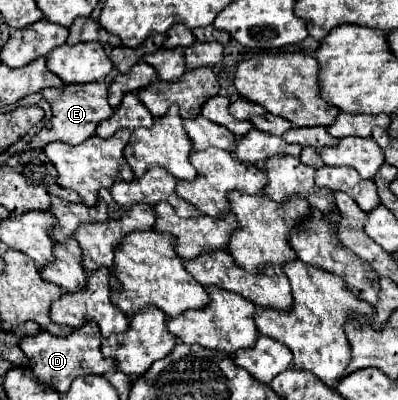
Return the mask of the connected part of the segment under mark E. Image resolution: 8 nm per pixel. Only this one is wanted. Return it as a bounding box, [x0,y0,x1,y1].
[32,82,114,148]

